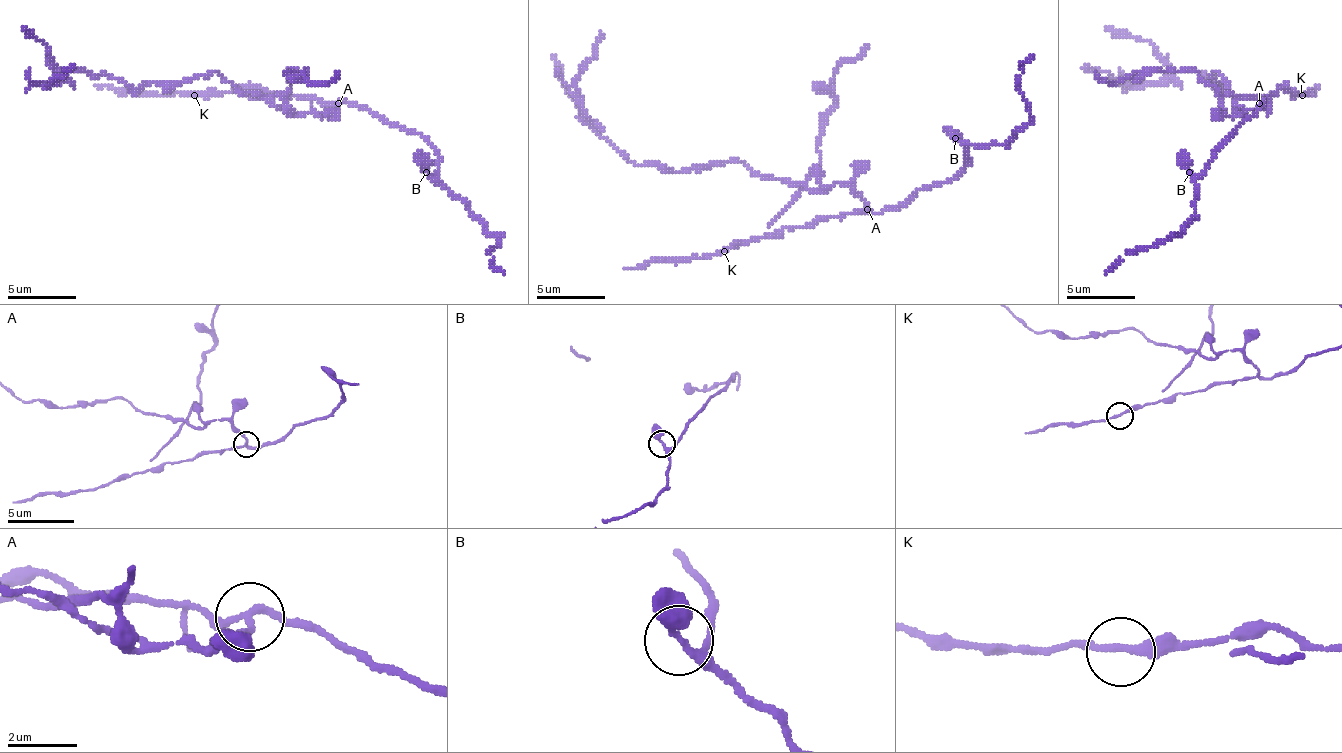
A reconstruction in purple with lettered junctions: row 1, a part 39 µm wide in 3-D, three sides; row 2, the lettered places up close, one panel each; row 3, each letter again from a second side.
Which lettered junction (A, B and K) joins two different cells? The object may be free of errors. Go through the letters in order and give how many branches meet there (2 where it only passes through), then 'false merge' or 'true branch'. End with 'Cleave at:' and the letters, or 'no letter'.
A: 3 | false merge
B: 3 | true branch
K: 2 | true branch
Cleave at: A

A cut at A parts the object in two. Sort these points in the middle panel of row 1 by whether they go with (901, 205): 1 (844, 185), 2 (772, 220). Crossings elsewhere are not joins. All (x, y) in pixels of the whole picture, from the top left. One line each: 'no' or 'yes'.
1: no
2: no

